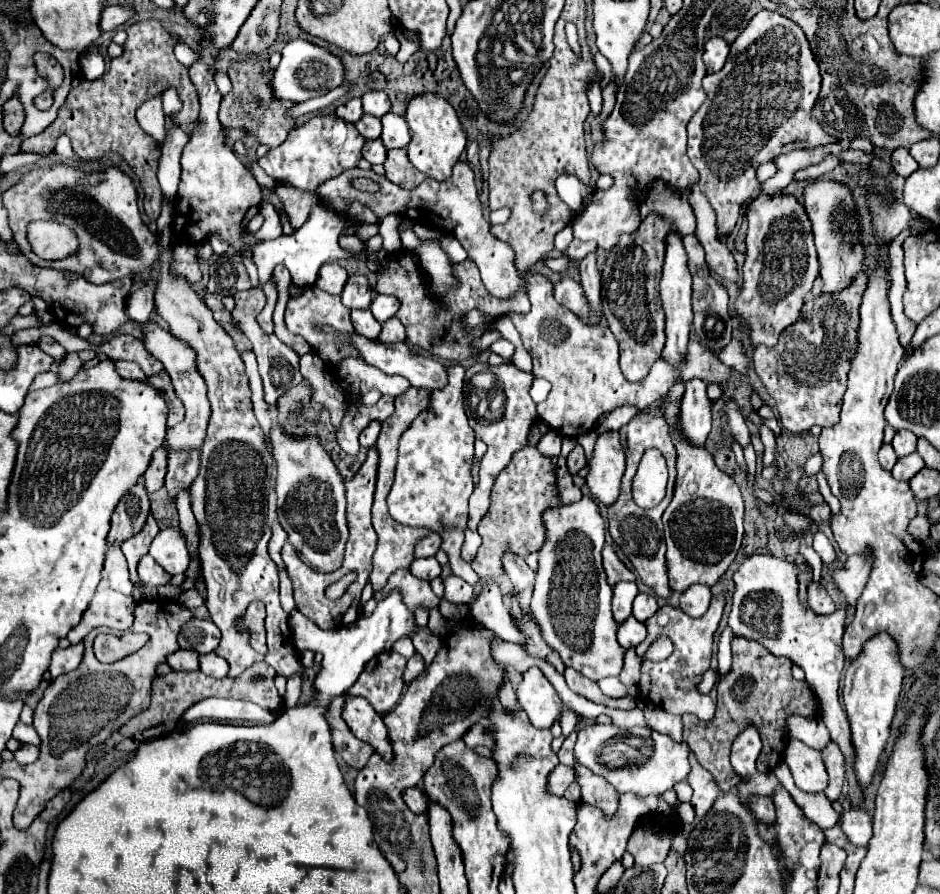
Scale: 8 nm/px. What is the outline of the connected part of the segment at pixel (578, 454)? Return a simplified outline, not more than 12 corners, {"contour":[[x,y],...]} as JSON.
{"contour":[[577,446],[567,456],[567,468],[577,474],[587,458],[583,448]]}

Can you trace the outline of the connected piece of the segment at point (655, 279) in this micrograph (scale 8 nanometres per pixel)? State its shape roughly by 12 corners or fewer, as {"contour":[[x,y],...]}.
{"contour":[[655,212],[601,268],[621,370],[647,376],[665,346],[659,280],[671,222]]}

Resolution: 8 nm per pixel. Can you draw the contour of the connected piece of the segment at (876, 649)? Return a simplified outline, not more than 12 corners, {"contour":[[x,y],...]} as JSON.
{"contour":[[889,634],[853,658],[843,704],[867,788],[889,738],[905,668]]}

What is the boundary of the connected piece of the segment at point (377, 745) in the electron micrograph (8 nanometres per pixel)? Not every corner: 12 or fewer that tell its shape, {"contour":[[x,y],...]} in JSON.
{"contour":[[349,698],[343,718],[359,740],[395,758],[383,720],[365,698]]}

